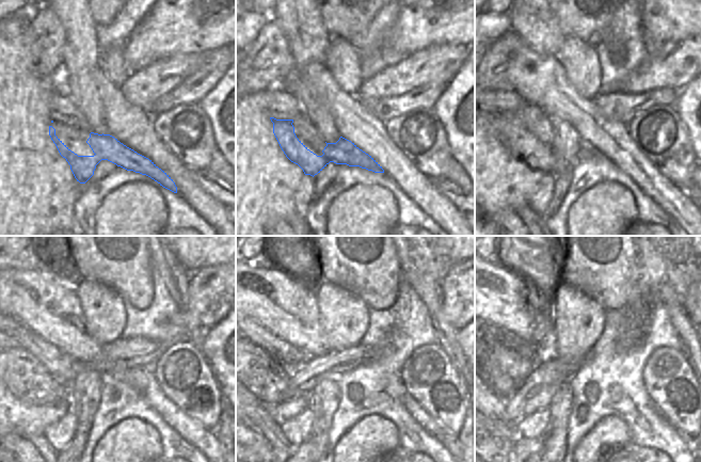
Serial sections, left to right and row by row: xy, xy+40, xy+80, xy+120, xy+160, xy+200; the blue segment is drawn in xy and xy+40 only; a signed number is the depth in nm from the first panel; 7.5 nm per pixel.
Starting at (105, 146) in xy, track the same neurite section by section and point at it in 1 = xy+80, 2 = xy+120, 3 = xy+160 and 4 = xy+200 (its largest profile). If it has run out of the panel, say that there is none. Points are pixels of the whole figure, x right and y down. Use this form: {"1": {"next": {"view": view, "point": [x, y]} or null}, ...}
{"1": {"next": {"view": "xy+80", "point": [521, 142]}}, "2": {"next": {"view": "xy+120", "point": [25, 375]}}, "3": {"next": {"view": "xy+160", "point": [268, 382]}}, "4": {"next": {"view": "xy+200", "point": [504, 386]}}}

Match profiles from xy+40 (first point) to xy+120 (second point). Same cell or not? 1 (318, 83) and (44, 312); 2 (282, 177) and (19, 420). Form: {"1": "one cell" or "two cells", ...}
{"1": "one cell", "2": "one cell"}

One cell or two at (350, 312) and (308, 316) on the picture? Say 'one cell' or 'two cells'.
two cells

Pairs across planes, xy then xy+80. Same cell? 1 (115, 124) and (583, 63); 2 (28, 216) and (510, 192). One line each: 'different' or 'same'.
1: different
2: same

